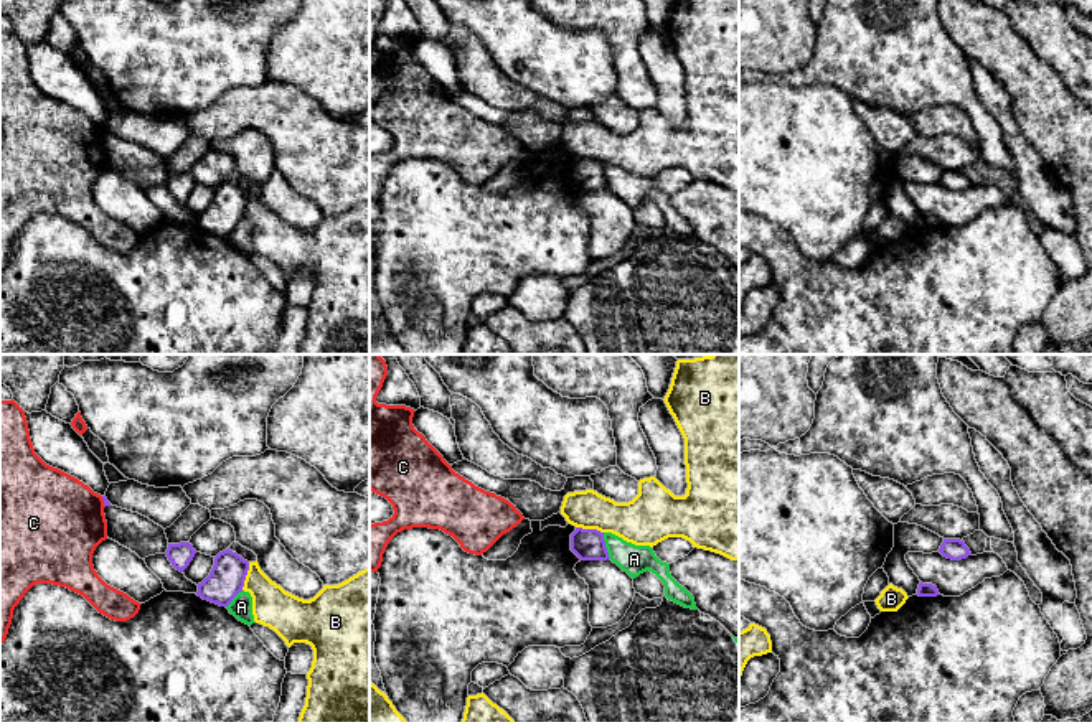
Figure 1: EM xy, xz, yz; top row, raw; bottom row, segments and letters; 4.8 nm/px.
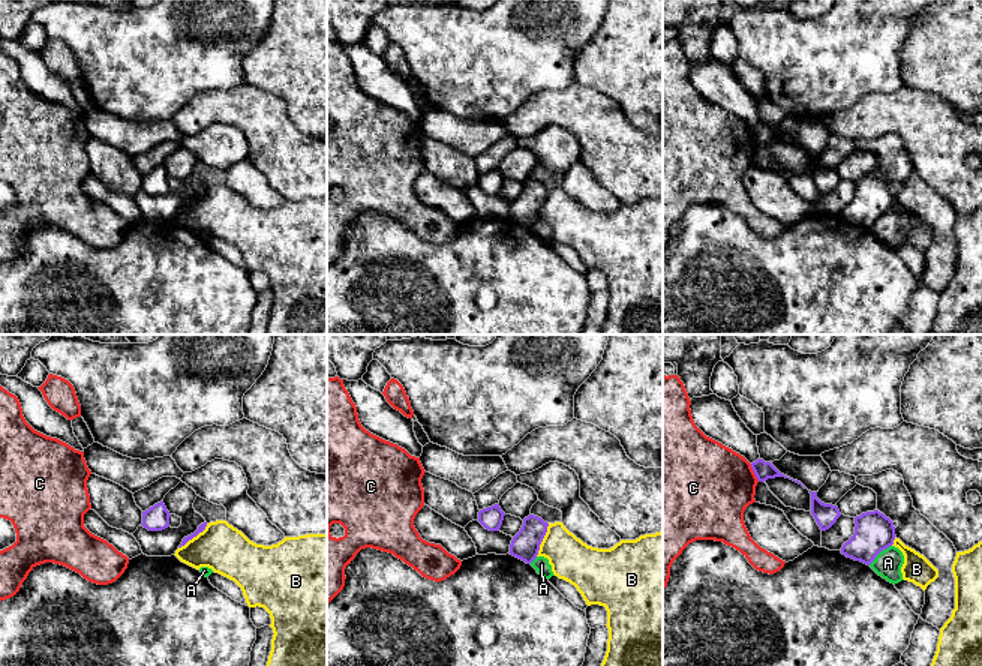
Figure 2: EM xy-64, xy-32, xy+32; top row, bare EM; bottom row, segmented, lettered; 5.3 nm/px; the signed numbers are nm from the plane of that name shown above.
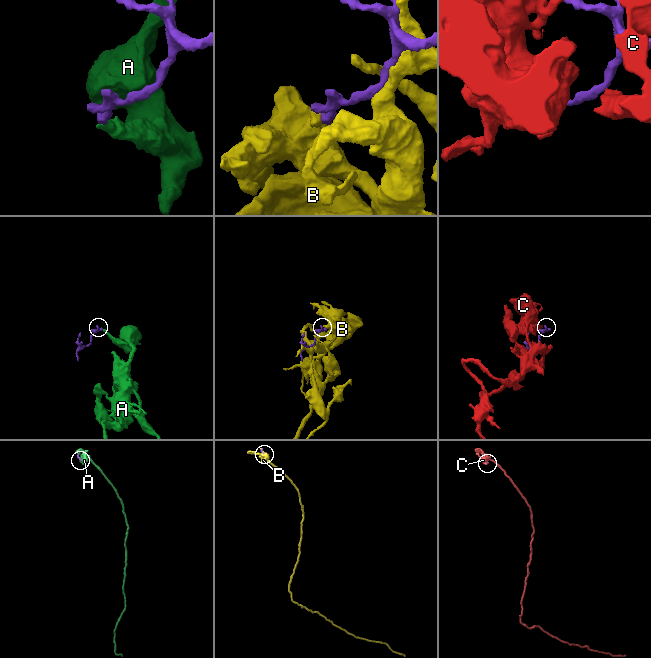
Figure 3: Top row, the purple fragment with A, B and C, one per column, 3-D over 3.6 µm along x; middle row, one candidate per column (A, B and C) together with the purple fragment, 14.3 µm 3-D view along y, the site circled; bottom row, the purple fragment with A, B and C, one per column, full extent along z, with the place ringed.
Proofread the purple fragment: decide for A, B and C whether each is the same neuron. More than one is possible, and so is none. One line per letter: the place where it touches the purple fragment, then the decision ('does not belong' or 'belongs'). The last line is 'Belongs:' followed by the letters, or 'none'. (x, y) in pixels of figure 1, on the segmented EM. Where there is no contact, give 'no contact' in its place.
A: meets purple in xz at (604, 546); does not belong
B: meets purple in xy at (246, 574); does not belong
C: meets purple in xy at (104, 501); does not belong
Belongs: none

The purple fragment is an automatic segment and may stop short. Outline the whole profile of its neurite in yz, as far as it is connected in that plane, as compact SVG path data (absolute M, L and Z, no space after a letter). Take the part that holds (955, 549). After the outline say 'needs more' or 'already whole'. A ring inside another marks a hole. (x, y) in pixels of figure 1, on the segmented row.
M944 539L939 552L952 560L962 560L972 556L970 549L960 539Z; already whole

